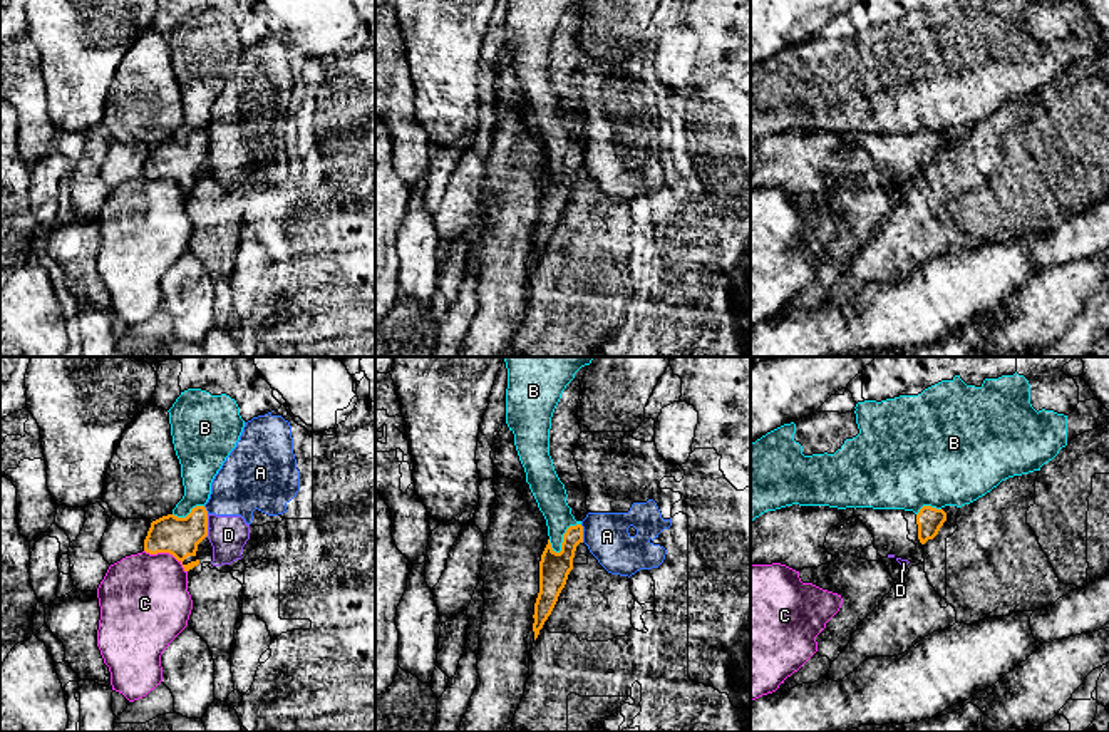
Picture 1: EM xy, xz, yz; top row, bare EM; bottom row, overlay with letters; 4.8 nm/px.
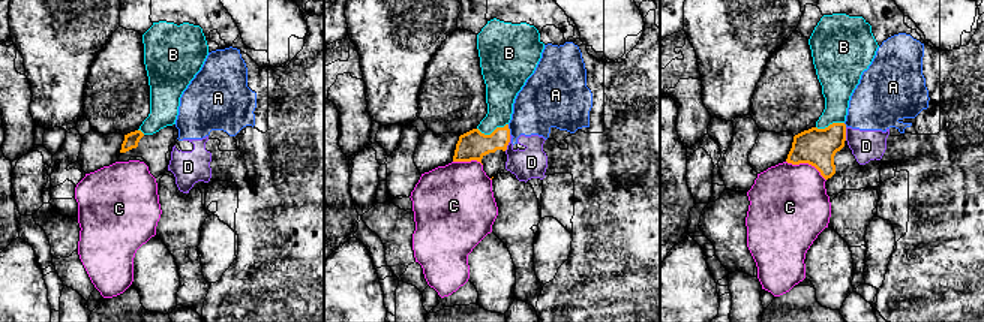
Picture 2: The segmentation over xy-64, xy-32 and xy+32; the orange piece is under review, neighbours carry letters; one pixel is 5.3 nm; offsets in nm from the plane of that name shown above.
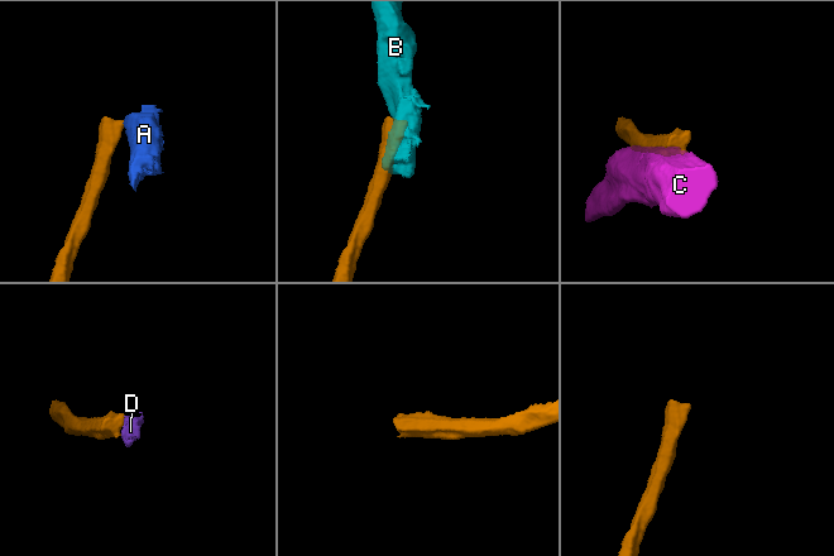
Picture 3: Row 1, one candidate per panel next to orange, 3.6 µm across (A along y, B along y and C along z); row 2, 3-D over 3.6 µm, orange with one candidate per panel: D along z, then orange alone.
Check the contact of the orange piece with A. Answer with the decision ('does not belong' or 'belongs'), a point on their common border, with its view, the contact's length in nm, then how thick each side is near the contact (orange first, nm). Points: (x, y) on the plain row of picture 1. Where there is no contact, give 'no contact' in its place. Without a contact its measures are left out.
does not belong | xz (582, 158) | 90 nm | 140/220 nm

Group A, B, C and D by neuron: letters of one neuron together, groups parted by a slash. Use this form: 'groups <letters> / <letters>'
groups A D / B / C

